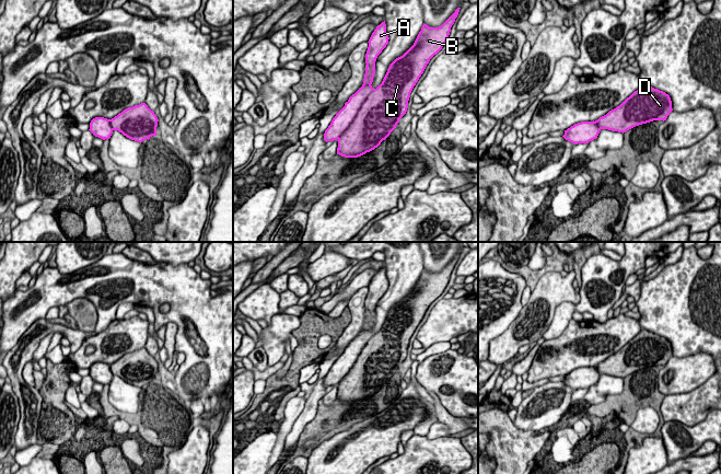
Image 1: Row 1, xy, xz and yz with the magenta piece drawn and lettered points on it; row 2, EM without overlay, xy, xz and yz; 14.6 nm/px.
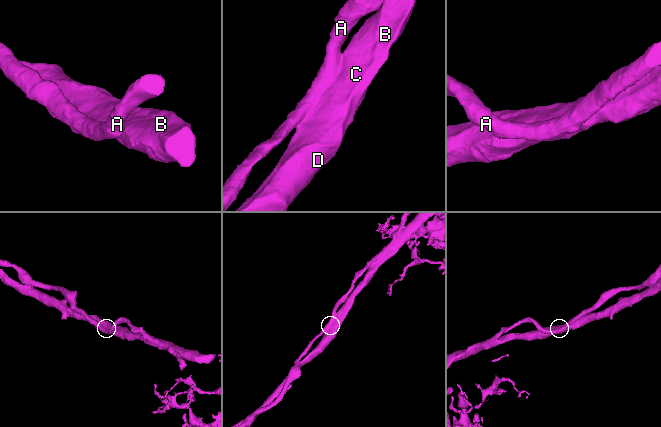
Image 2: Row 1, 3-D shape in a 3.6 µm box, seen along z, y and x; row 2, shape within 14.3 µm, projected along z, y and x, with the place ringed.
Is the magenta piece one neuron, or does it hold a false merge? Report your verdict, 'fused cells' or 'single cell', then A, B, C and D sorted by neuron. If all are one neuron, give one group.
fused cells; A / B C D

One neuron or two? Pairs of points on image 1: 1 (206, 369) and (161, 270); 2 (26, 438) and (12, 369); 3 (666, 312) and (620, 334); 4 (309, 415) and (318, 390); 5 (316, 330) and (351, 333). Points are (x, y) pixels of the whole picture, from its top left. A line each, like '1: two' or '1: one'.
1: one
2: one
3: two
4: one
5: two

